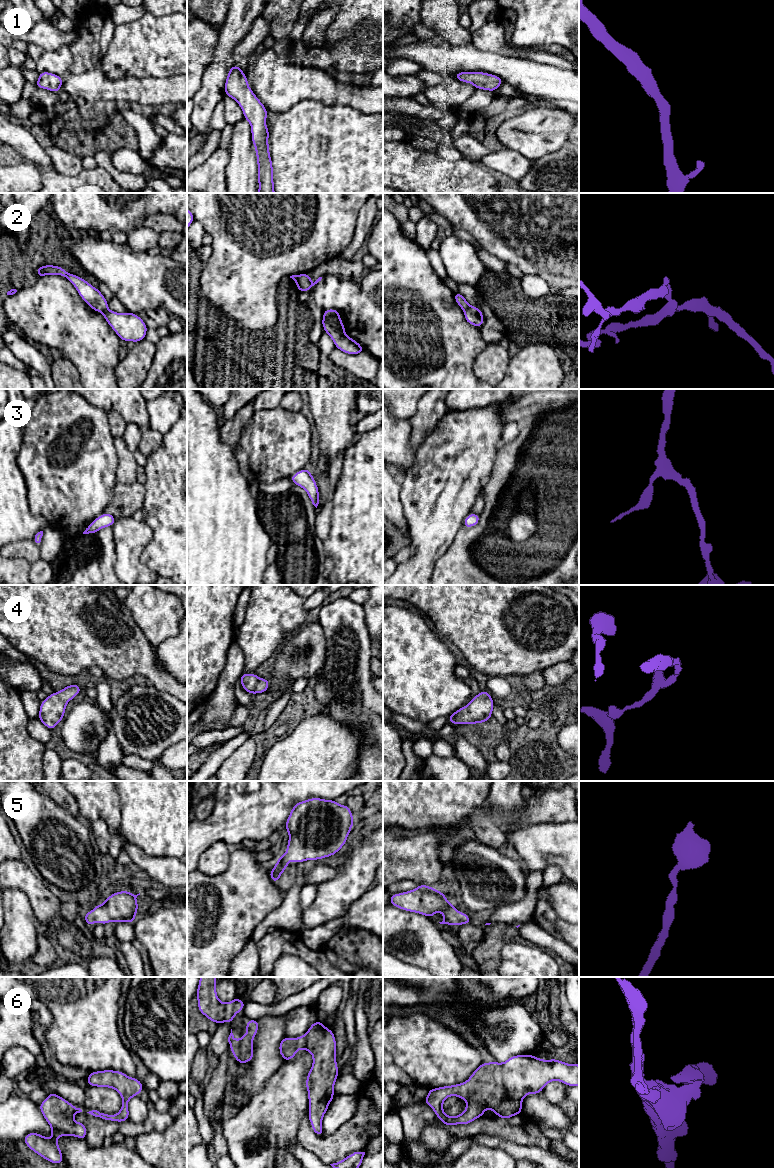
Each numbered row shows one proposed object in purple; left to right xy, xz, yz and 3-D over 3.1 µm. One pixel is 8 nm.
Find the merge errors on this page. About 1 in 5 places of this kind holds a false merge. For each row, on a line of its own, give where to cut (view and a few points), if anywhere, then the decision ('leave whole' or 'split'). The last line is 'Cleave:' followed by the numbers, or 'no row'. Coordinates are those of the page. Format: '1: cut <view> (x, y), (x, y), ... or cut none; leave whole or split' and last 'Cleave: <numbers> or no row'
1: cut none; leave whole
2: cut yz (470, 306), (464, 311); split
3: cut none; leave whole
4: cut none; leave whole
5: cut none; leave whole
6: cut none; leave whole
Cleave: 2

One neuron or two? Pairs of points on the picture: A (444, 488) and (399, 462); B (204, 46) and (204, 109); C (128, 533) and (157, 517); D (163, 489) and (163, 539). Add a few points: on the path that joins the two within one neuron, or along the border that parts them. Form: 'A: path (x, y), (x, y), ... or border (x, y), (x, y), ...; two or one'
A: border (418, 446), (414, 462), (401, 472); two
B: border (215, 49), (197, 91); two
C: border (143, 521), (152, 531), (152, 538), (146, 546); two
D: path (163, 501), (163, 527); one

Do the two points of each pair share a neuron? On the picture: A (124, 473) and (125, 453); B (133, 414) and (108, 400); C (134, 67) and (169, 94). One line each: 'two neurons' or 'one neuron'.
A: one neuron
B: one neuron
C: two neurons

